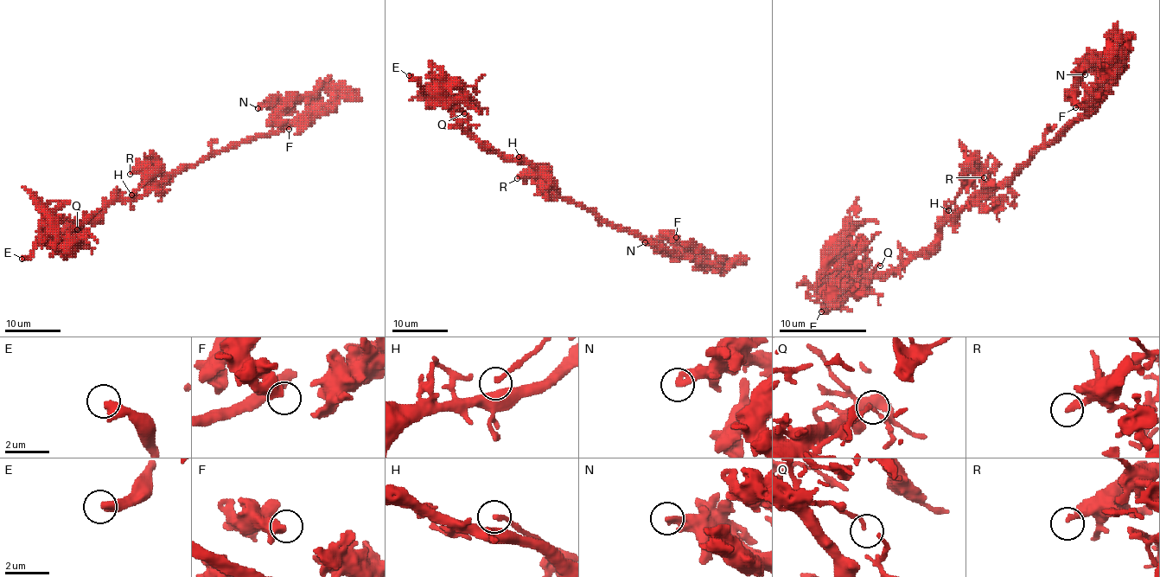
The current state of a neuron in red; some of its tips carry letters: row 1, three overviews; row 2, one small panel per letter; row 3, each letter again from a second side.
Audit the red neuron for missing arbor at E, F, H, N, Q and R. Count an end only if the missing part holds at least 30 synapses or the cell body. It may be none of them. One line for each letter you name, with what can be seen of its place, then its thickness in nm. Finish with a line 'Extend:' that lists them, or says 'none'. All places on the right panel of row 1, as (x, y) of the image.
E: (821, 311) | 460 nm
Extend: E

